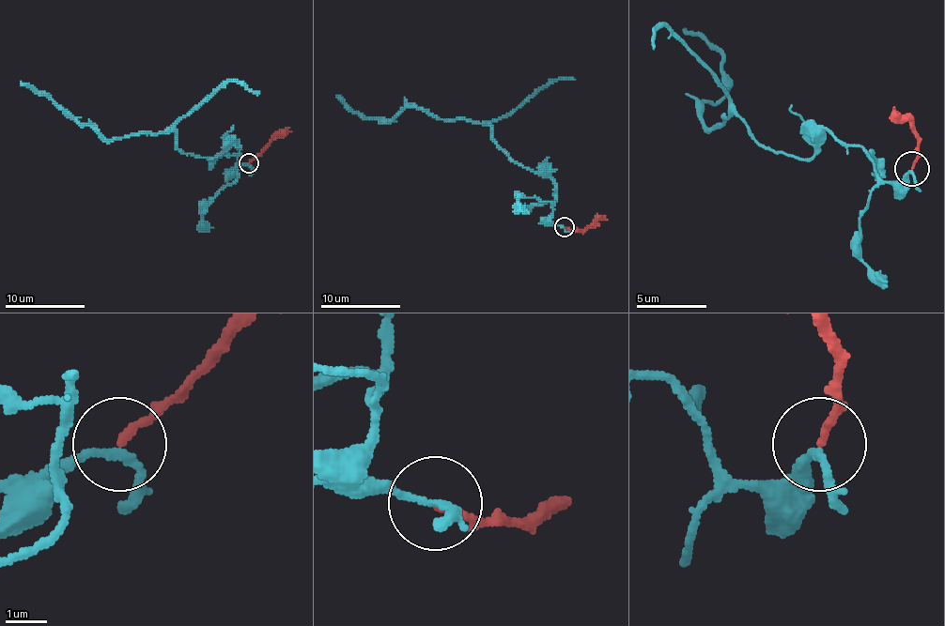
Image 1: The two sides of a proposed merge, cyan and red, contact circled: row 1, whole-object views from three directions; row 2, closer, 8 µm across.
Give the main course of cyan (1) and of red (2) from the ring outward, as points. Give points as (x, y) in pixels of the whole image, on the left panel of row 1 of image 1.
1: (249, 163), (235, 169), (235, 142), (213, 158), (197, 158), (177, 147), (173, 131), (107, 139), (21, 83)
2: (249, 163), (289, 128)

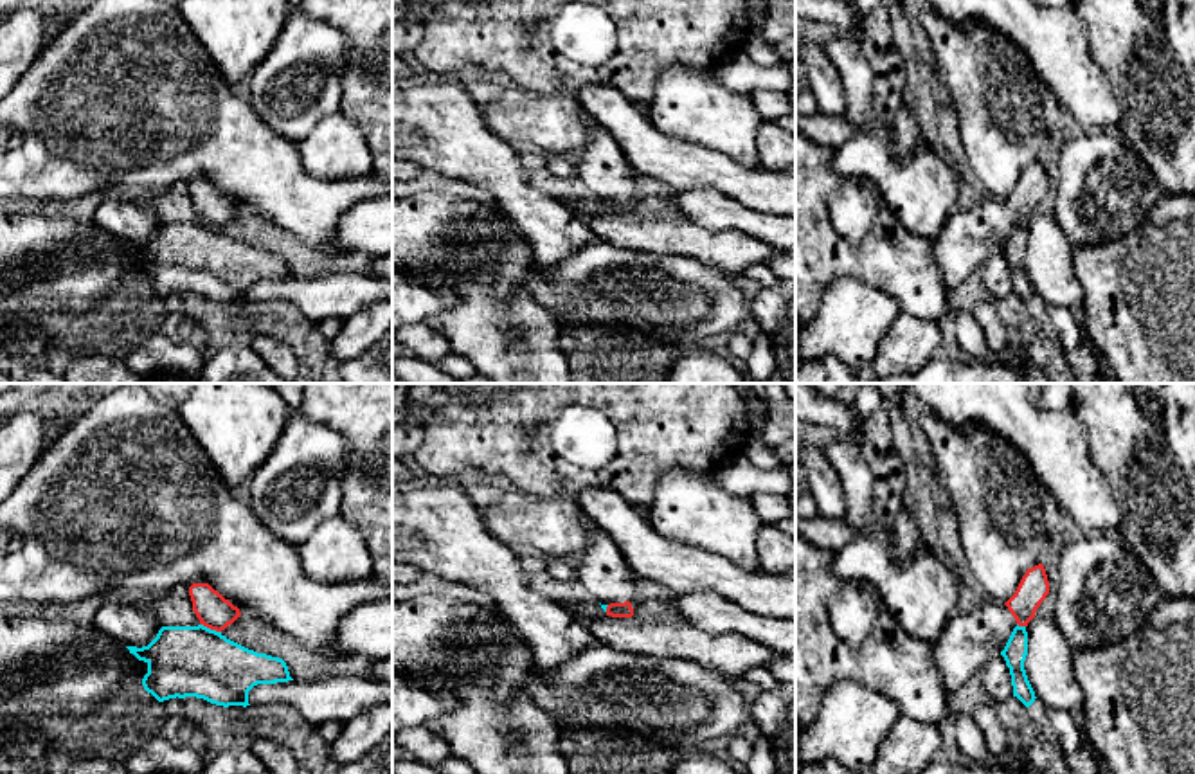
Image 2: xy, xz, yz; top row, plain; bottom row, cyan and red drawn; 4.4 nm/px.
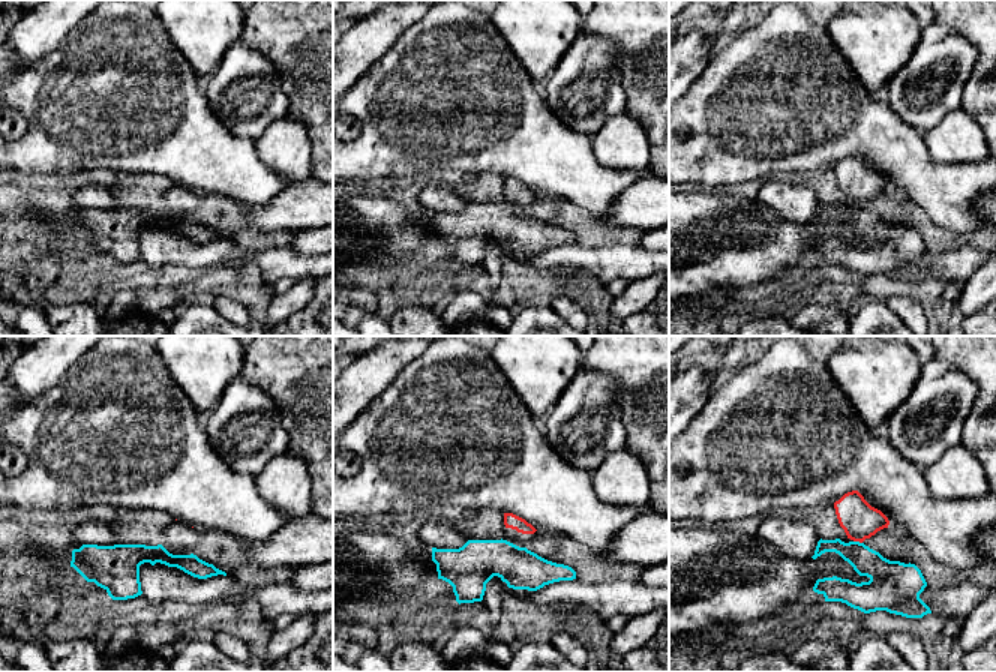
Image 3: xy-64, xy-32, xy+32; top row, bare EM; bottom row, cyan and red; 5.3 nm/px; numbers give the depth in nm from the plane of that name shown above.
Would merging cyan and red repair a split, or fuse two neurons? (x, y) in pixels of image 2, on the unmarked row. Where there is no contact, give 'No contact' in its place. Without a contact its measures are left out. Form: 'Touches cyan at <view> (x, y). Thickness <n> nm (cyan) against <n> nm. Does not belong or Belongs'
Touches cyan at xy (209, 225). Thickness 320 nm (cyan) against 150 nm. Does not belong

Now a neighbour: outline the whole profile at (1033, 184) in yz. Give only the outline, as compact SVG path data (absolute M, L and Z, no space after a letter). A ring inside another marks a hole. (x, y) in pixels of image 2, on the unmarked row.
M1042 160L1022 173L1015 191L1002 202L990 198L970 209L957 209L932 241L939 272L948 292L1004 247L1013 225L1028 223L1049 191Z

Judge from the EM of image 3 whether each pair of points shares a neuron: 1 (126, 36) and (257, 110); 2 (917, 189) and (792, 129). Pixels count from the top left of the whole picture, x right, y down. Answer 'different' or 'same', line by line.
1: different
2: same

